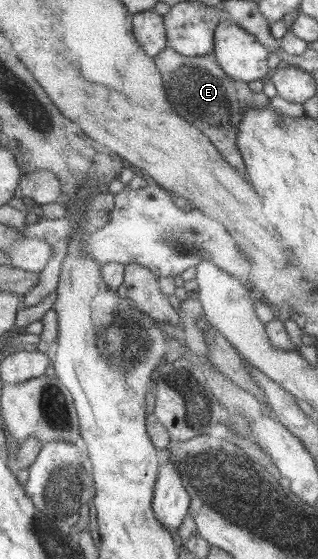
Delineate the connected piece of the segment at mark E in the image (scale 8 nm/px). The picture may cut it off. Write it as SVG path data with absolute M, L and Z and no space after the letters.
M165 46L152 58L163 81L166 99L173 111L184 121L195 125L200 133L209 139L219 155L223 156L223 161L247 179L243 159L235 144L237 125L249 107L261 109L270 103L270 99L262 91L253 93L246 81L237 81L229 77L219 67L213 54L187 57Z

